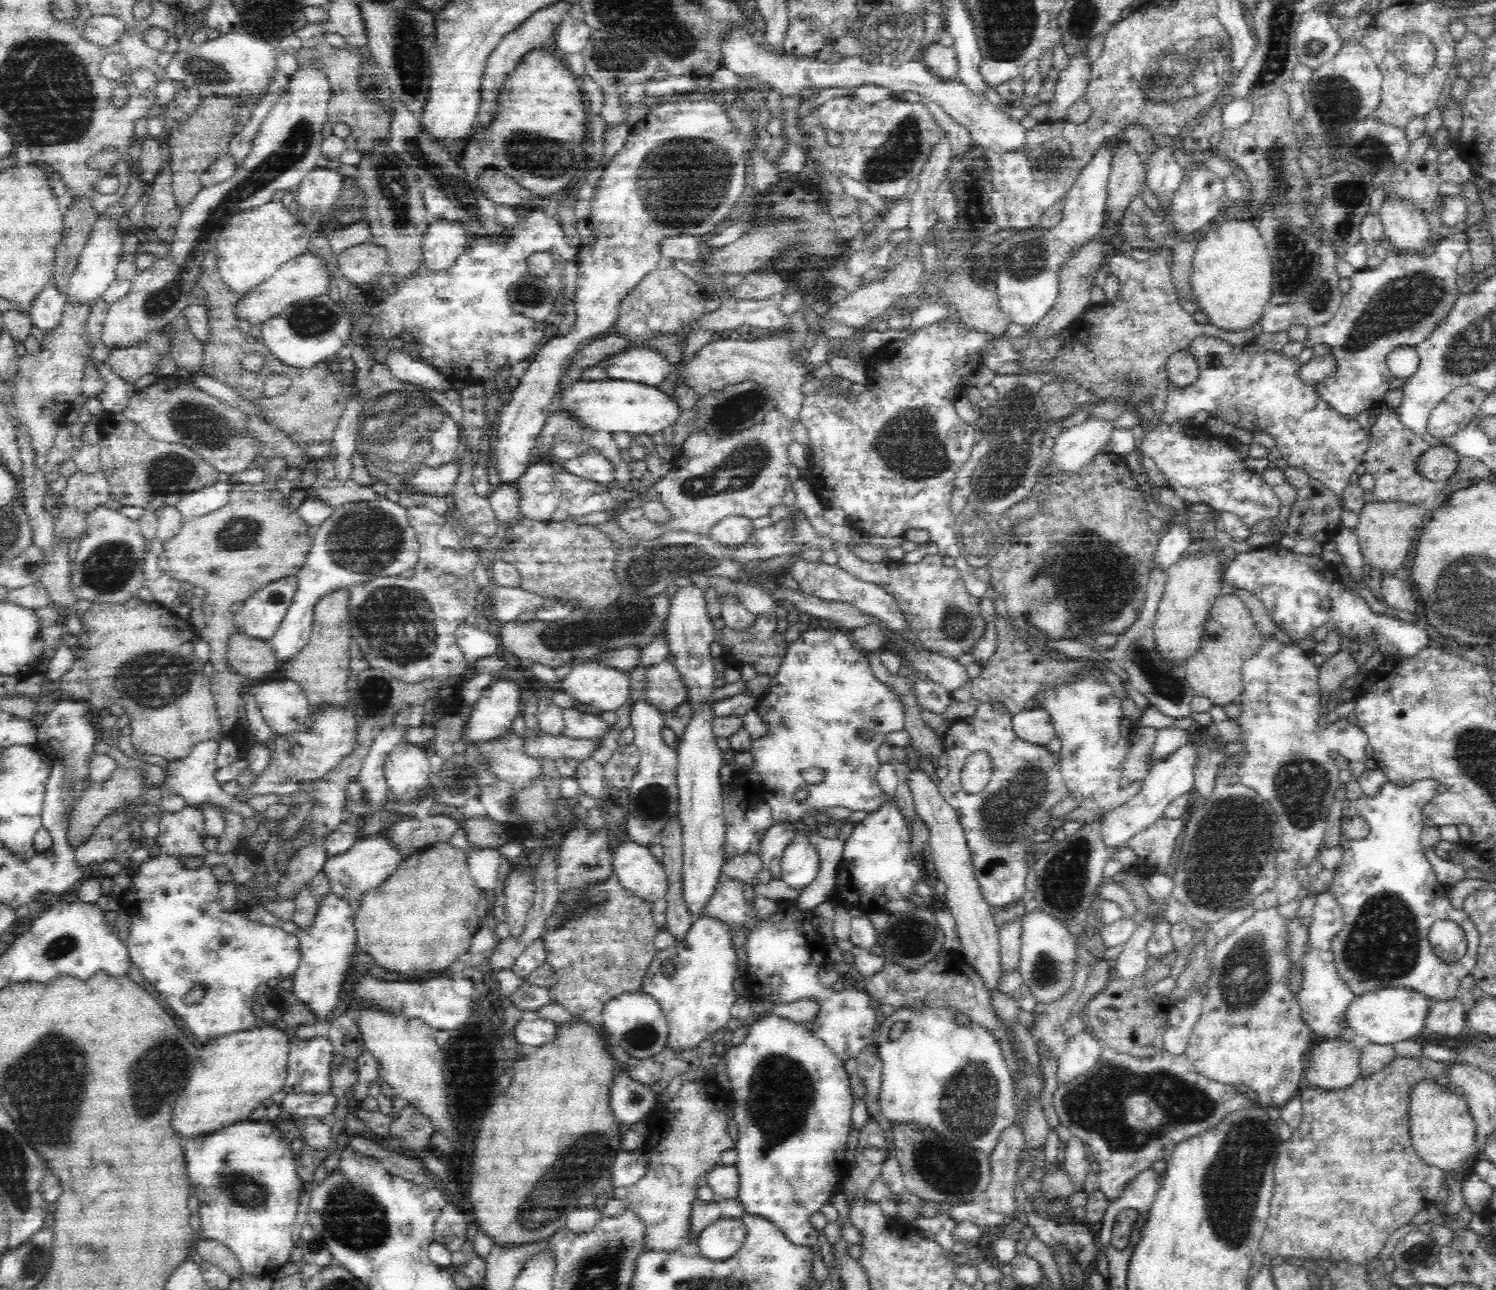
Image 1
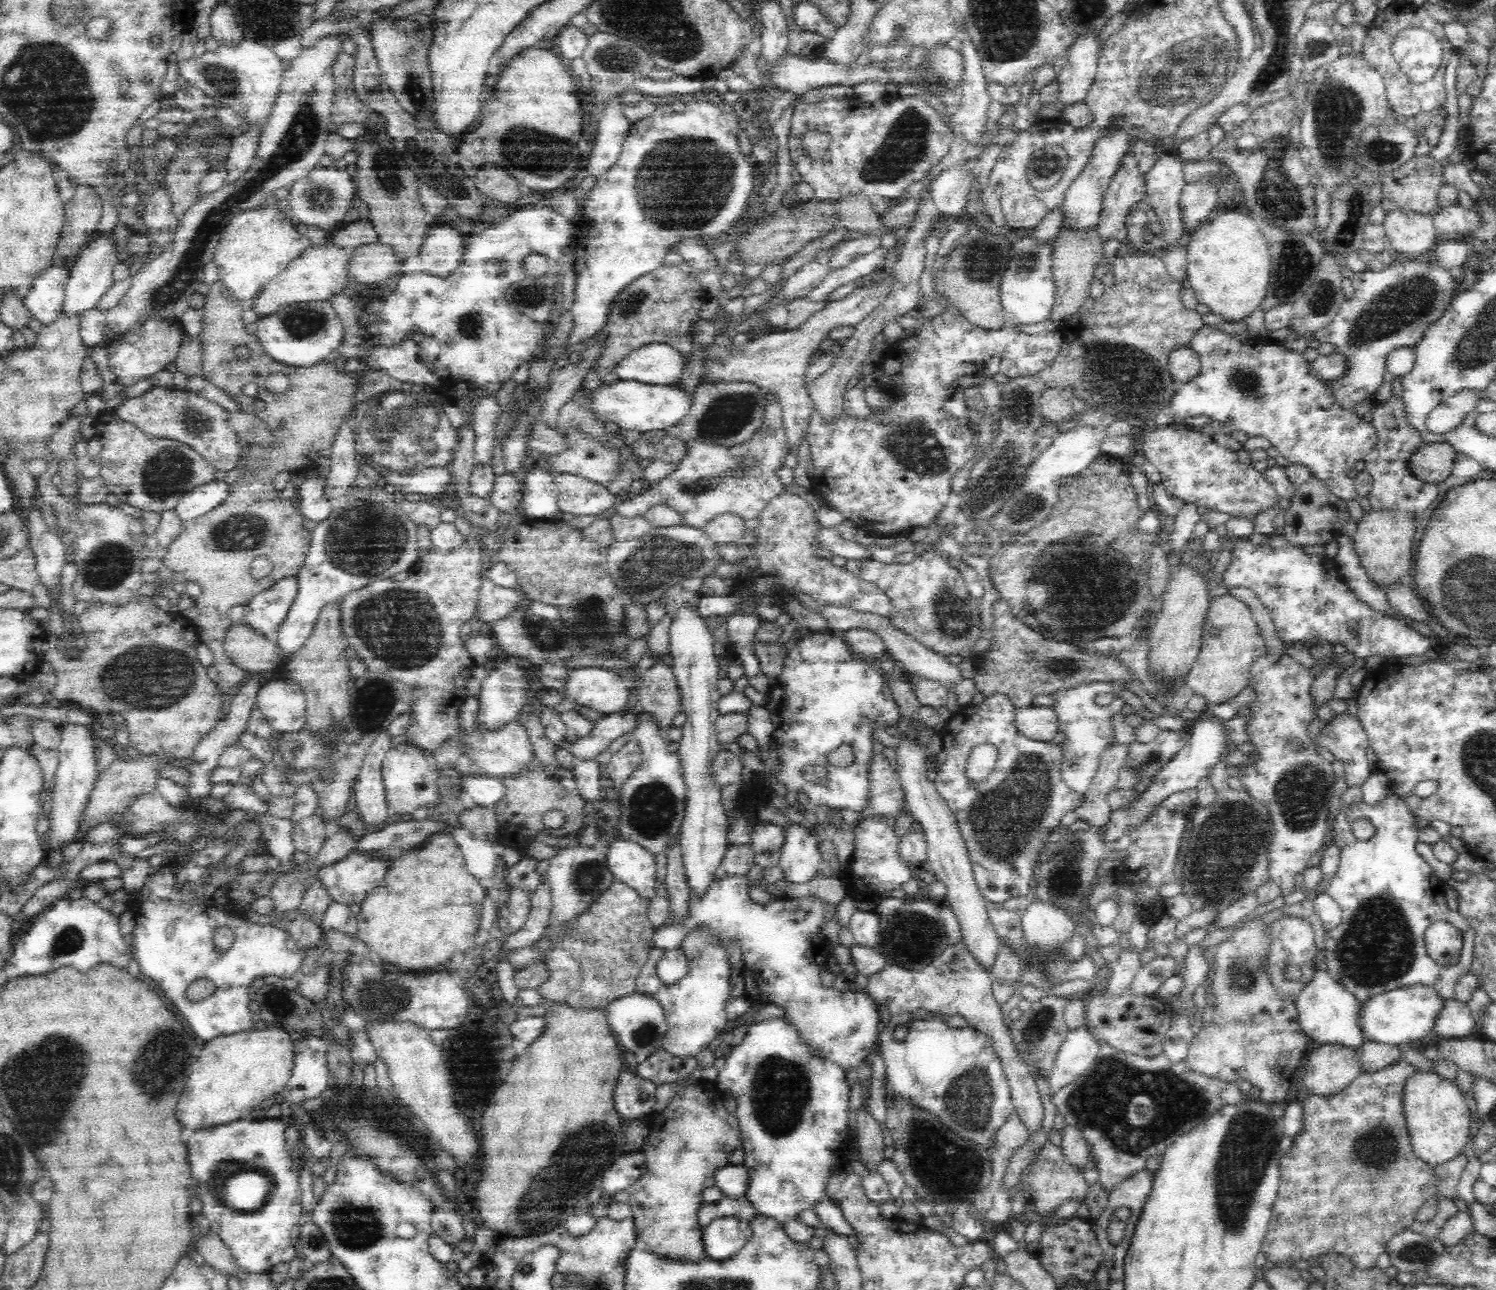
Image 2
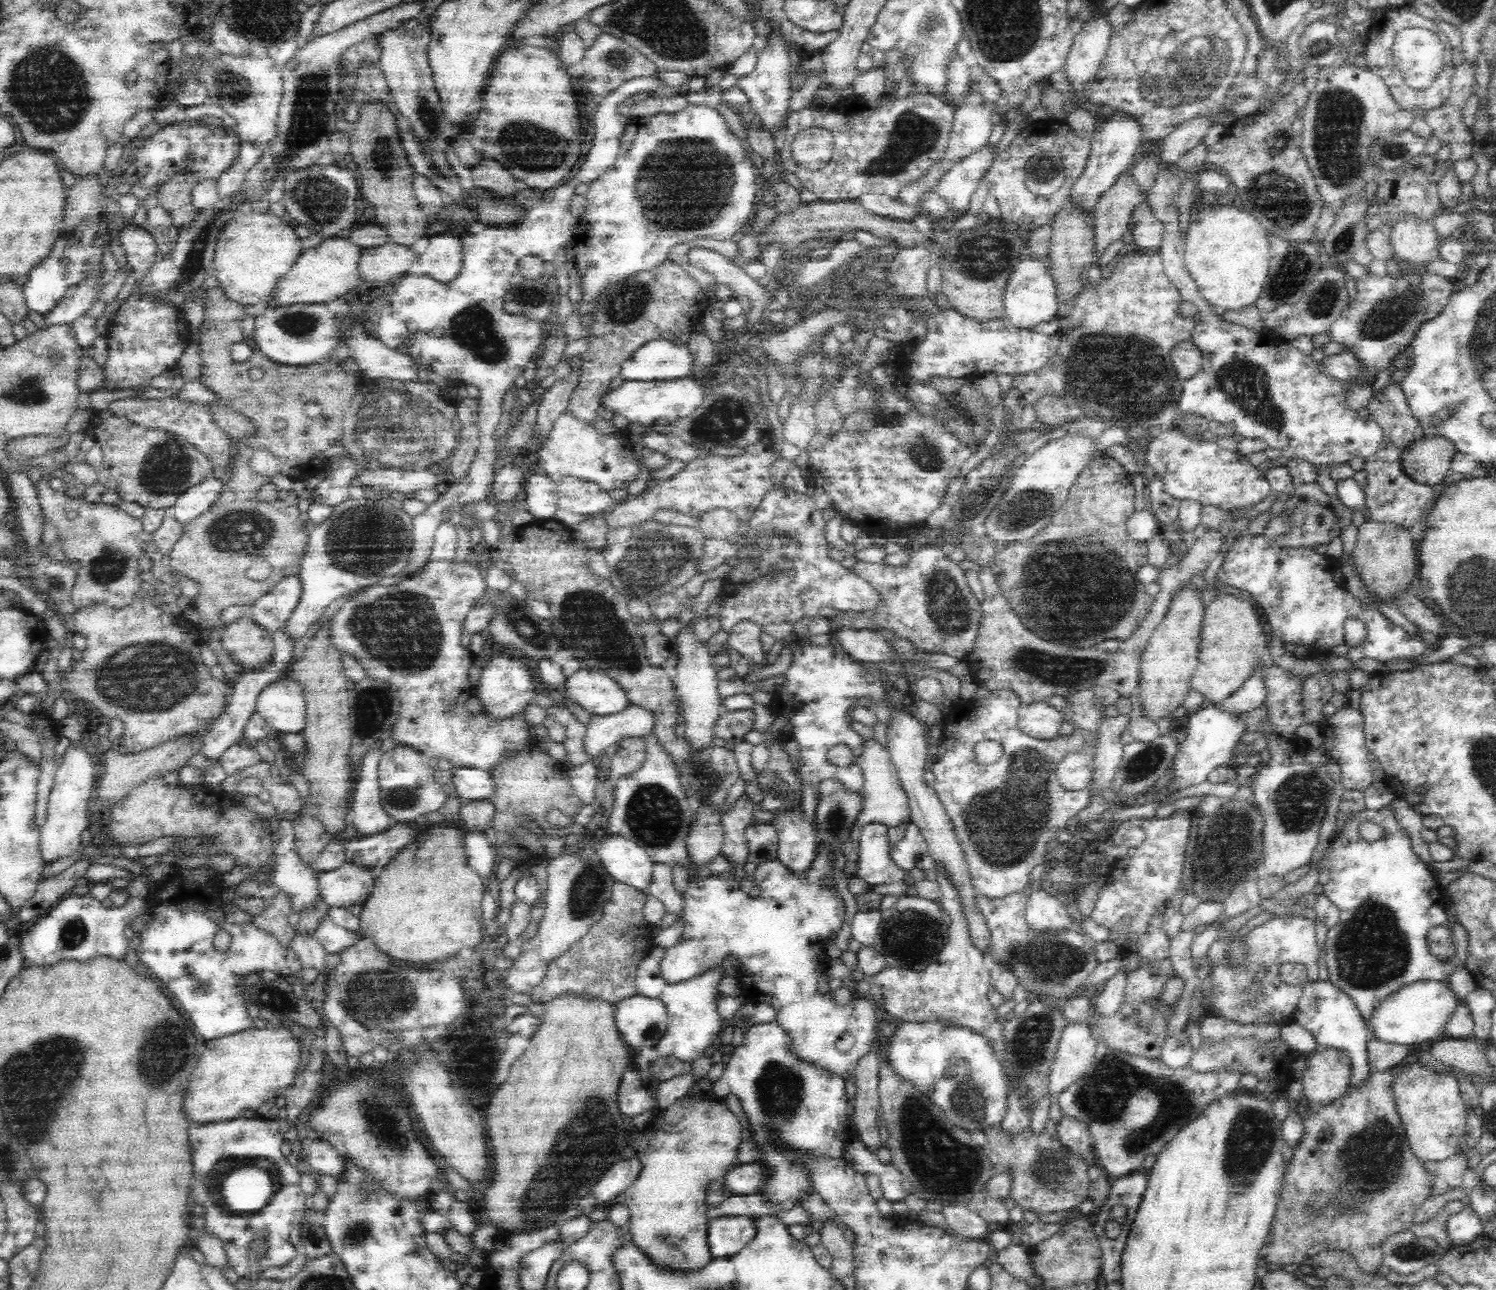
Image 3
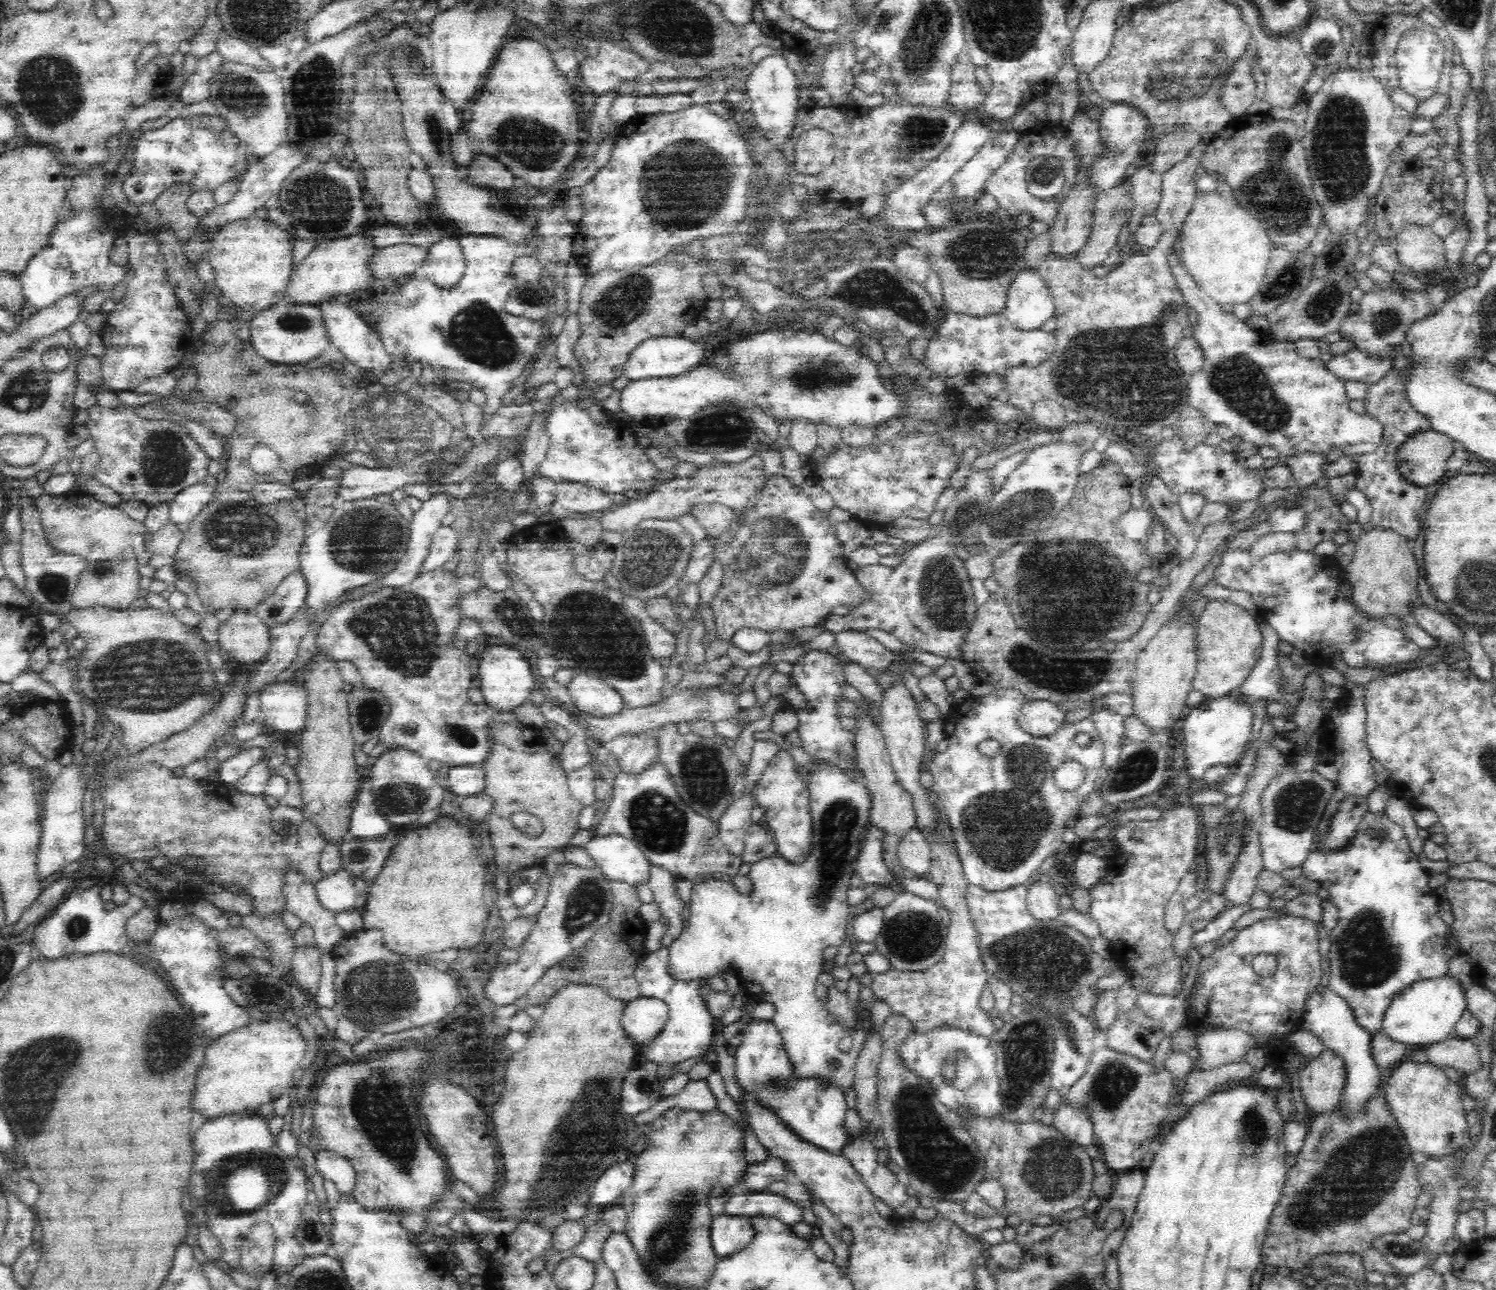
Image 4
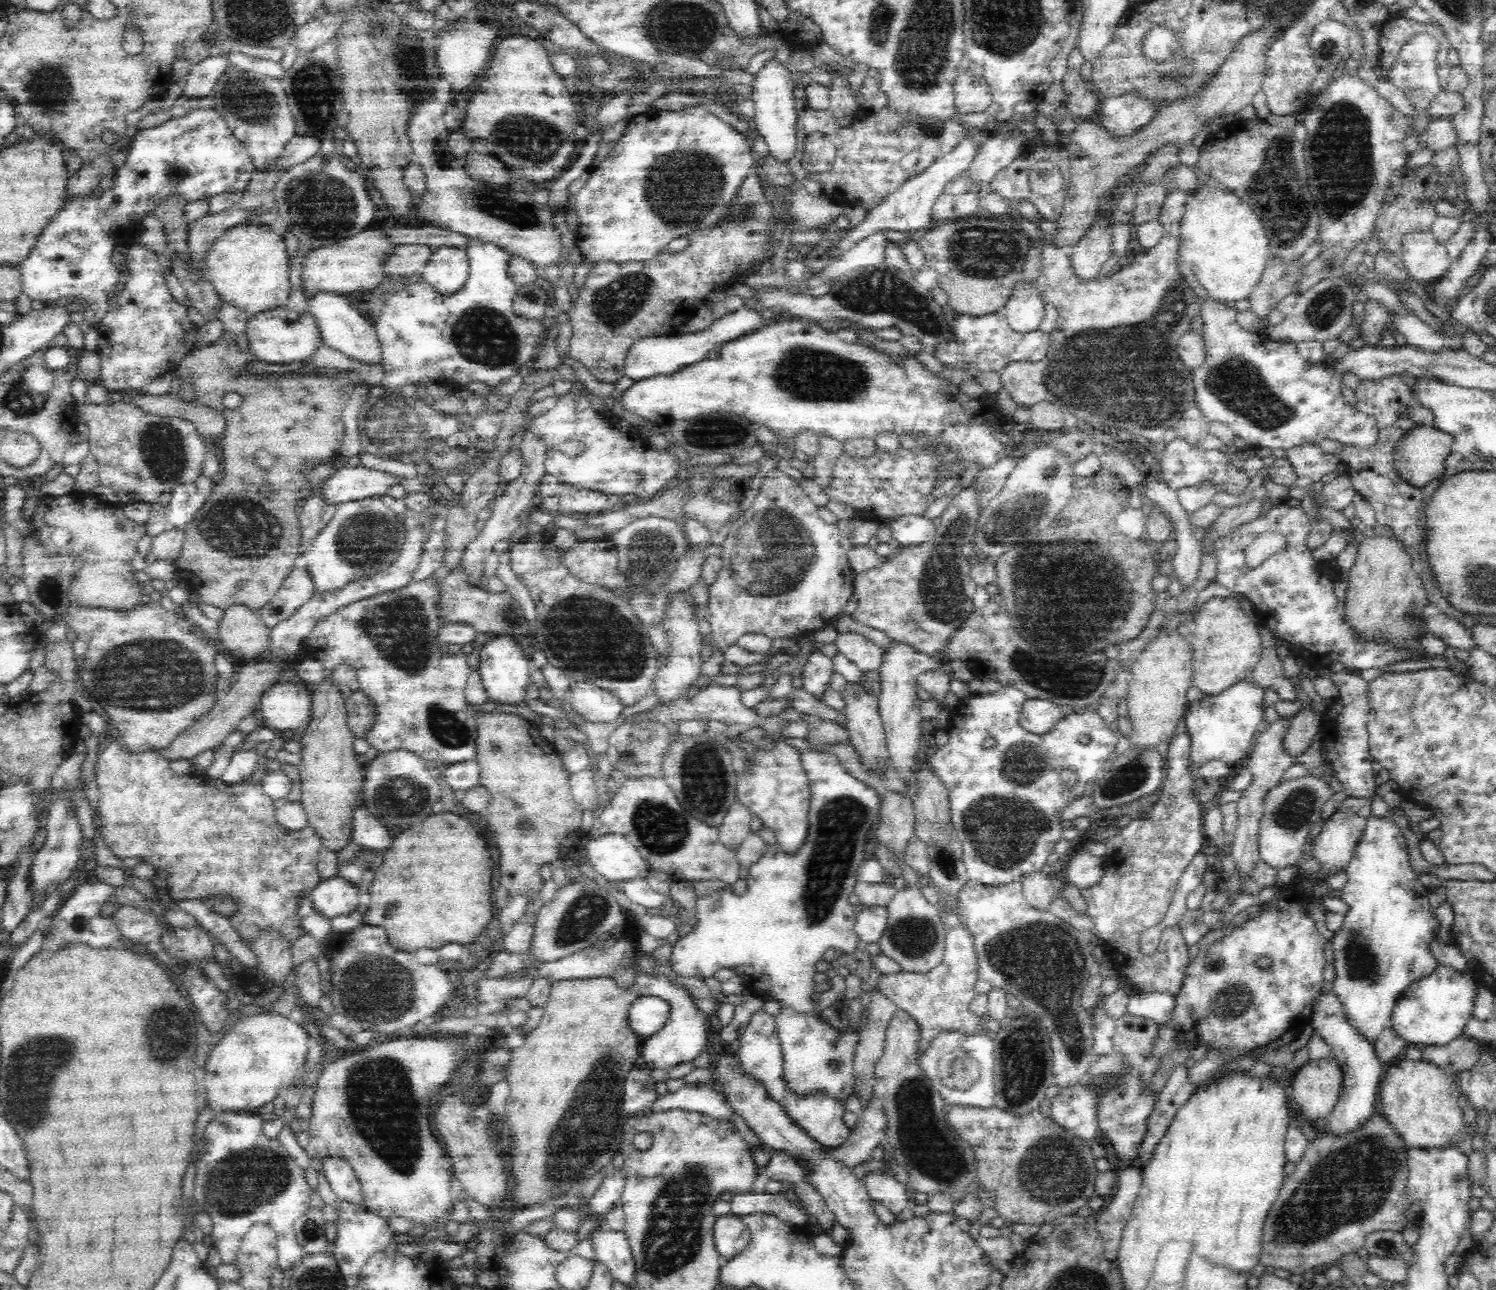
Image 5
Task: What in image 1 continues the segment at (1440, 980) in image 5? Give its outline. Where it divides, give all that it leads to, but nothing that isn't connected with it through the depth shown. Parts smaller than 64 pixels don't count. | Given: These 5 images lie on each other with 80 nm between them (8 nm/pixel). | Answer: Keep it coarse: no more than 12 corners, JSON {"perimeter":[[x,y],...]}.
{"perimeter":[[1401,987],[1356,996],[1347,1010],[1359,1049],[1424,1032],[1432,1000]]}

